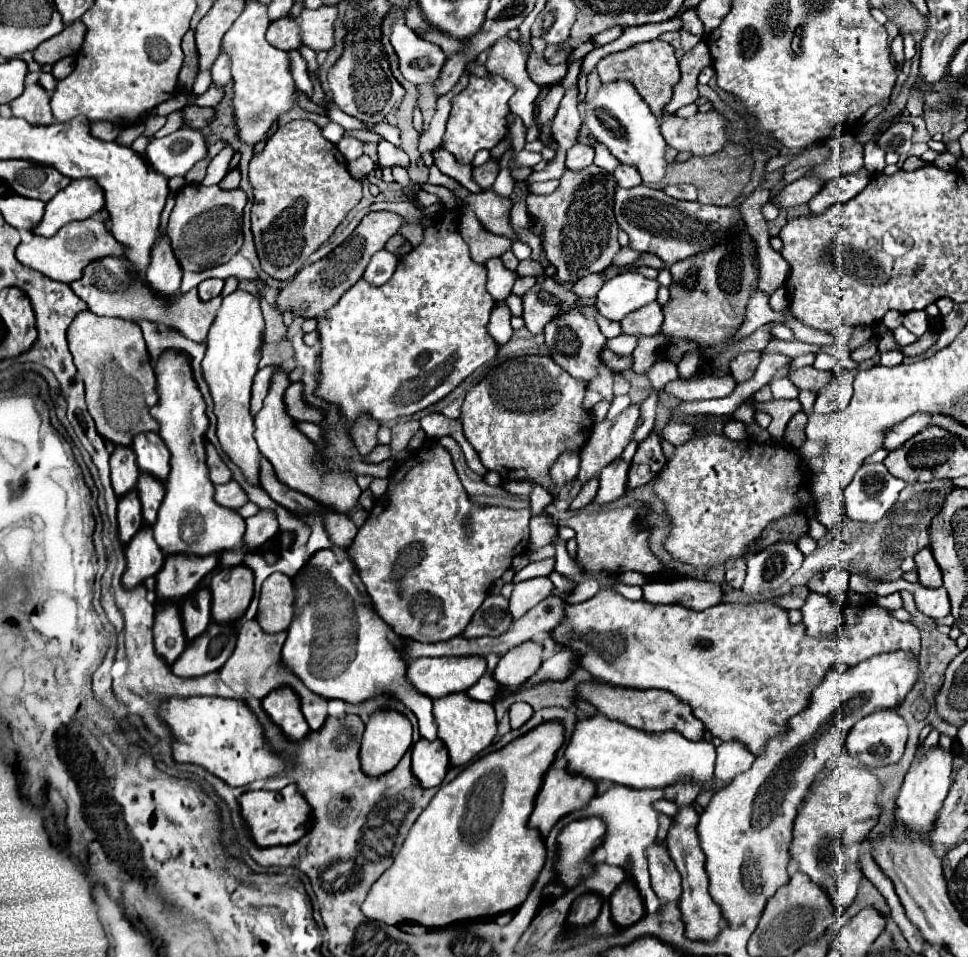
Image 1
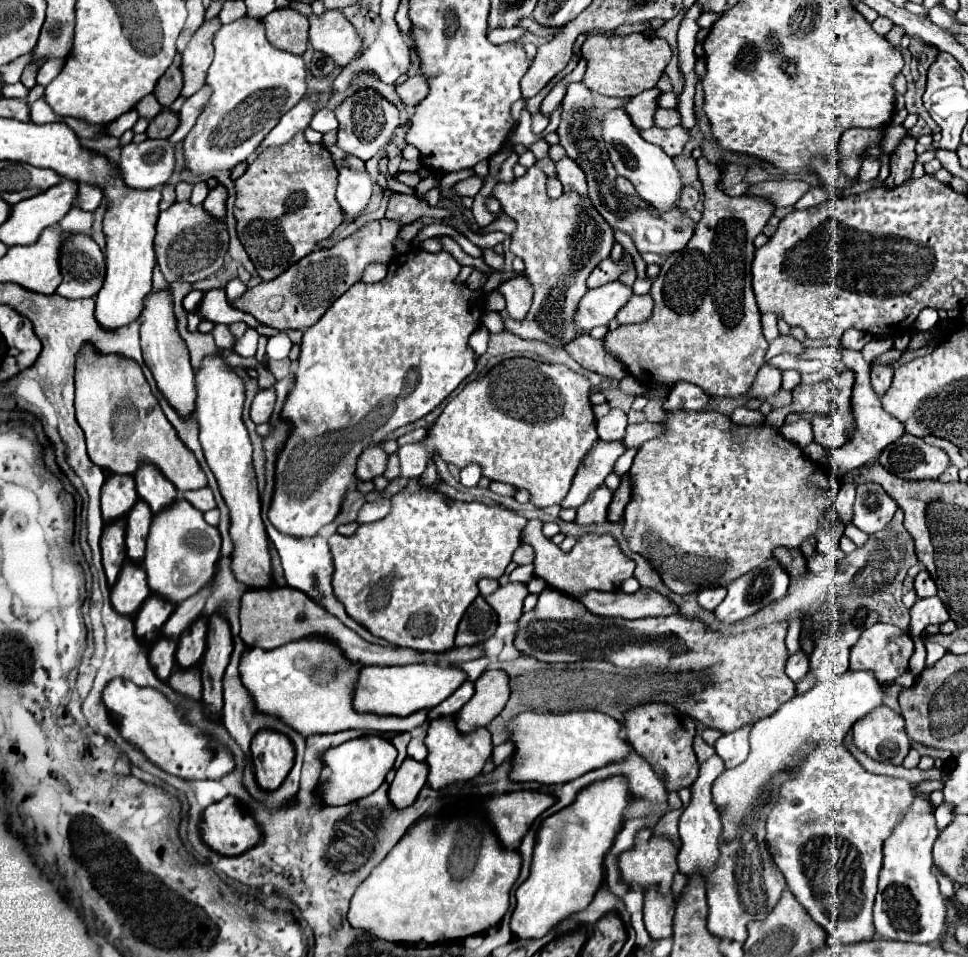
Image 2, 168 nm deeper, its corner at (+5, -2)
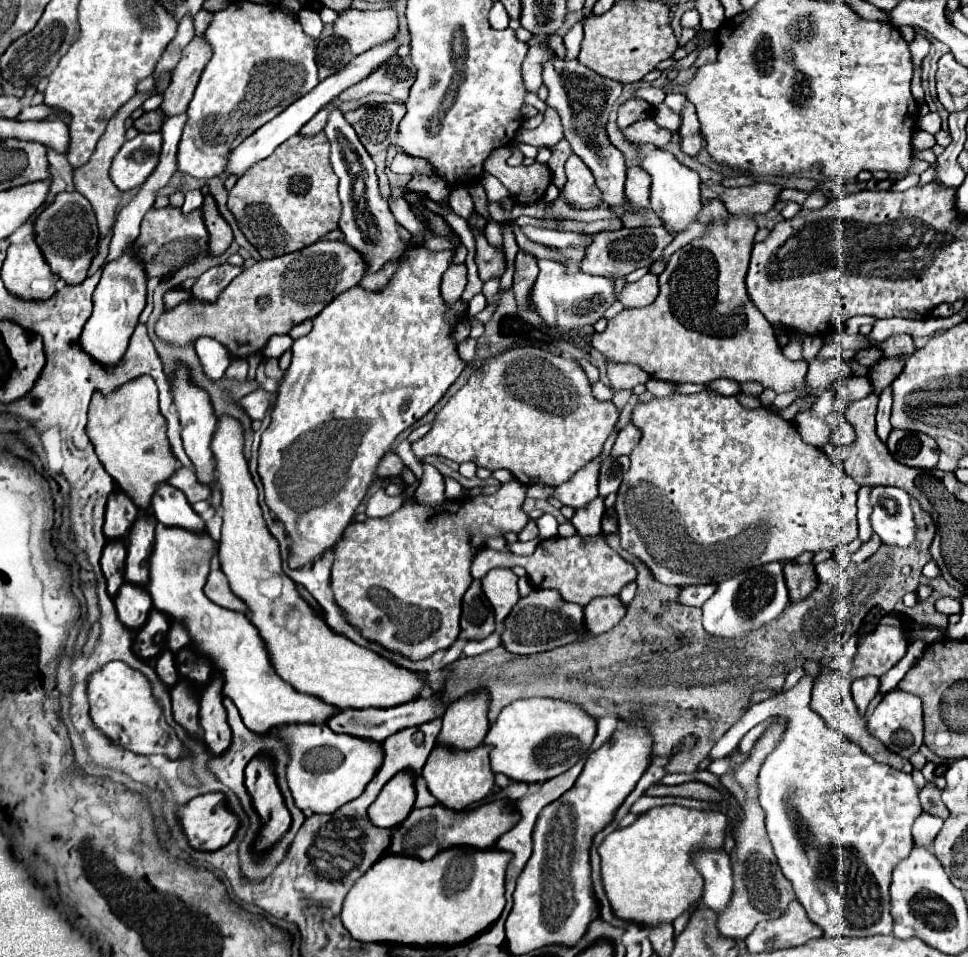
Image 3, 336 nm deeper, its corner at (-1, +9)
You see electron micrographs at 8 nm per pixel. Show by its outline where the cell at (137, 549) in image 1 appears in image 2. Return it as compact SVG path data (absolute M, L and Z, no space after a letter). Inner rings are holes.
M127 560L111 588L113 608L121 614L133 616L149 594L149 584L145 584L145 568L133 560Z

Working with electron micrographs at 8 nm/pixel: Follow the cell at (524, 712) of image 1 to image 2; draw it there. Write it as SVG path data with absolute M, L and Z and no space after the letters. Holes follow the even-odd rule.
M506 741L501 745L495 746L493 748L493 763L494 767L500 766L503 761L508 758L514 750L514 745L510 741Z

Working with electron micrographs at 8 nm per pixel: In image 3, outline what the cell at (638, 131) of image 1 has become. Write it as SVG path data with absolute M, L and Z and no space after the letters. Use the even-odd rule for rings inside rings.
M639 145L637 147L641 157L641 167L653 177L651 185L651 209L663 221L667 231L675 237L677 233L685 231L691 223L695 223L697 215L701 213L703 201L699 193L699 175L689 167L681 165L669 151L657 149L653 145Z

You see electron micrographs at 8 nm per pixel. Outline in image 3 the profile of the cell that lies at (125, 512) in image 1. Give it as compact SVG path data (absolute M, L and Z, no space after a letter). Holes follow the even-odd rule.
M107 541L101 557L101 569L107 579L107 593L111 597L117 595L119 587L125 583L123 573L125 573L125 543L123 541Z

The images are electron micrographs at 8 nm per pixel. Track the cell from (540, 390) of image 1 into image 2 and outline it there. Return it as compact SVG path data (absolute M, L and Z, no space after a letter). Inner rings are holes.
M511 358L511 360L505 360L497 366L493 366L483 378L479 380L473 380L469 382L451 402L447 402L445 410L441 412L441 416L435 420L429 436L423 440L423 442L417 442L417 444L405 444L397 450L397 456L399 456L399 462L401 462L401 478L417 478L423 474L429 458L433 458L435 454L439 454L447 464L455 464L457 468L465 468L469 464L479 464L481 470L483 470L483 476L487 476L489 480L497 480L497 482L507 482L515 488L525 488L529 490L531 494L531 504L537 506L537 508L547 508L547 506L553 506L553 504L561 504L561 500L567 496L569 492L569 486L571 486L571 480L577 472L577 466L579 462L583 460L583 456L591 450L593 442L599 440L597 436L597 430L595 430L595 416L593 416L593 404L589 402L589 380L573 370L569 370L567 366L563 364L541 364L541 362L535 362L535 360L529 360L529 358Z

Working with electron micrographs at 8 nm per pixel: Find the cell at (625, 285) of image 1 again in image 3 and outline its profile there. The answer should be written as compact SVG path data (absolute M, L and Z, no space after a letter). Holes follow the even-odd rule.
M537 259L537 264L539 275L529 293L529 307L539 313L545 327L565 333L581 329L585 325L595 325L603 317L605 309L615 301L613 279L609 277L587 275L583 271L567 273L567 269L561 263L547 259ZM567 317L577 317L577 319L567 319Z

